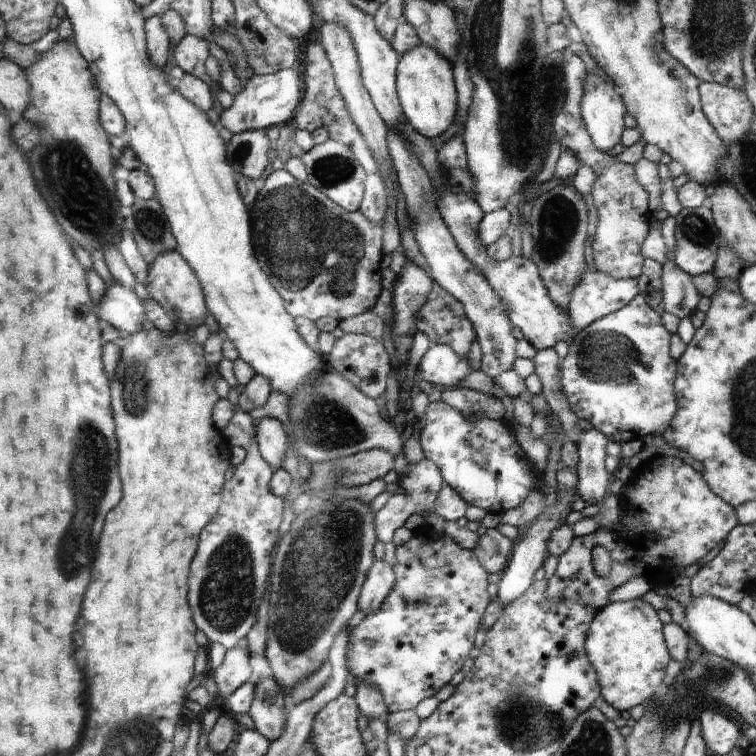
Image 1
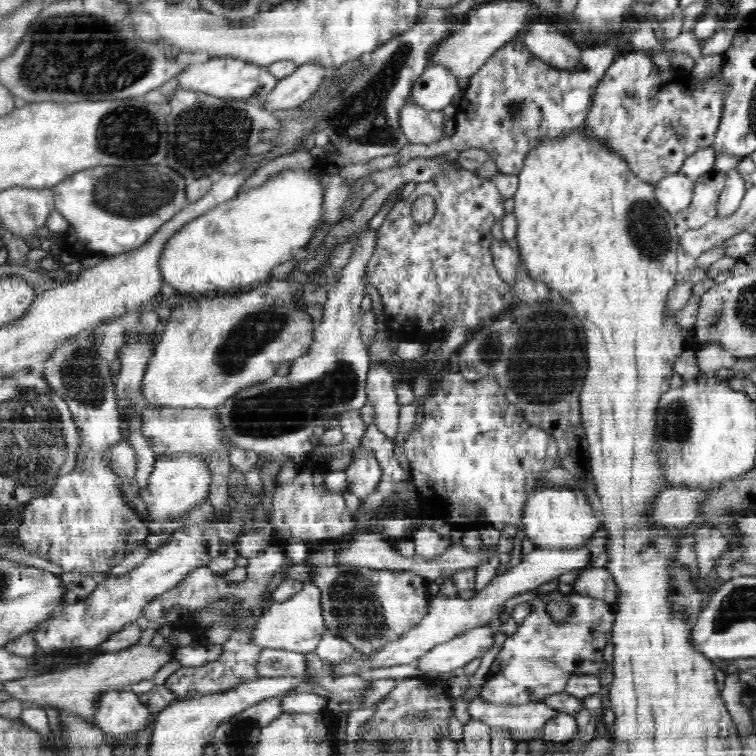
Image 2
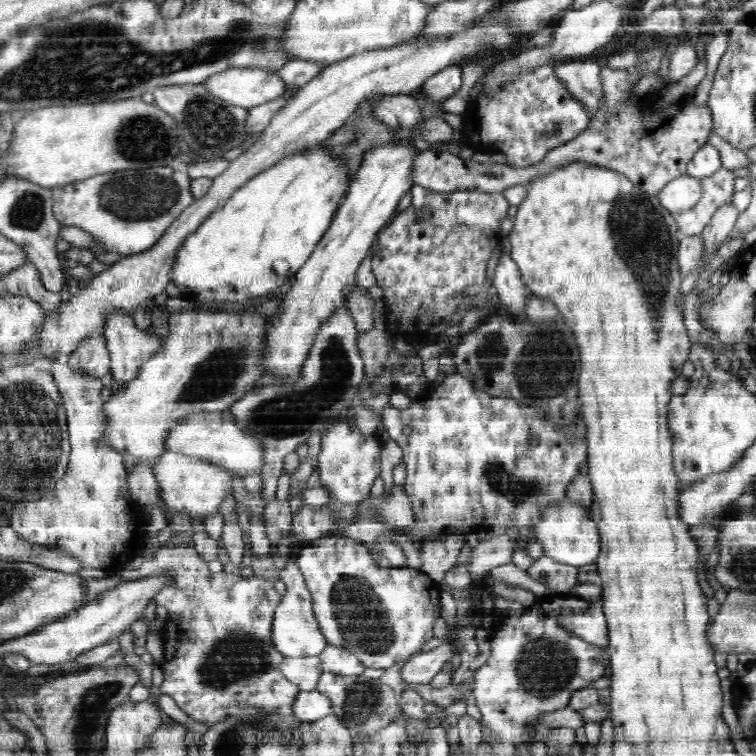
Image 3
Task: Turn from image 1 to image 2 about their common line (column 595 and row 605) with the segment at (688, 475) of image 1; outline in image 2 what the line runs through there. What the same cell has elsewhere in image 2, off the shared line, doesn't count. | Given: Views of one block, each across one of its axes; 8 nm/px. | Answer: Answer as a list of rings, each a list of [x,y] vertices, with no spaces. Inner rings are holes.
[[[558,590],[538,594],[530,613],[511,636],[506,636],[481,686],[480,699],[507,705],[543,702],[548,695],[564,691],[569,678],[576,673],[588,673],[599,679],[603,670],[610,668],[603,653],[611,644],[614,617],[608,604],[597,597],[576,592],[564,594]],[[550,602],[567,602],[573,613],[563,623],[556,623],[546,611]]]

